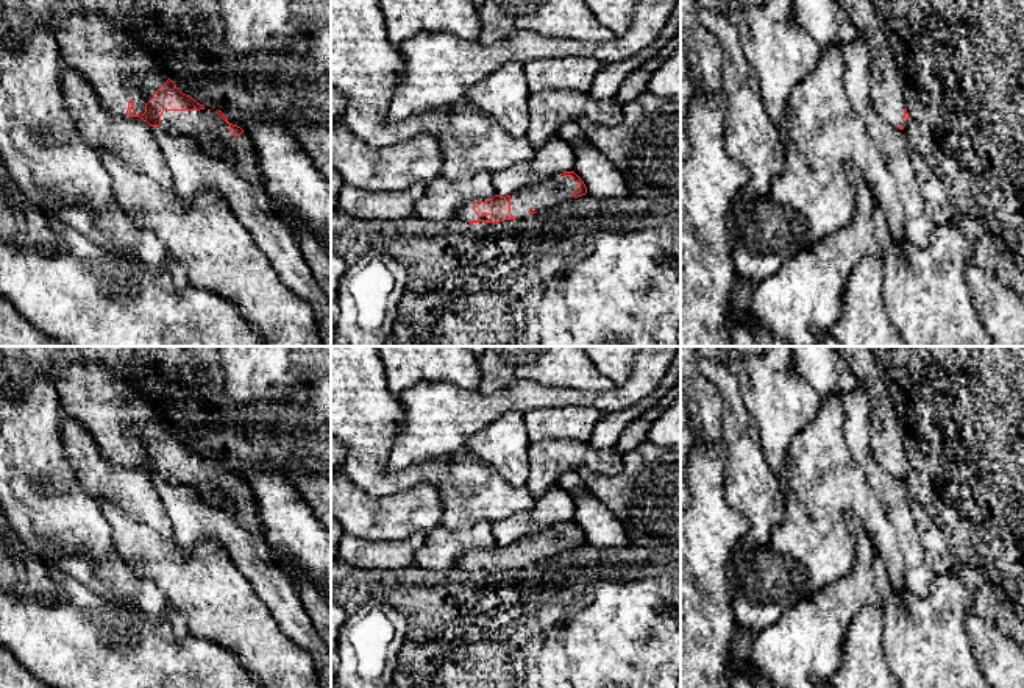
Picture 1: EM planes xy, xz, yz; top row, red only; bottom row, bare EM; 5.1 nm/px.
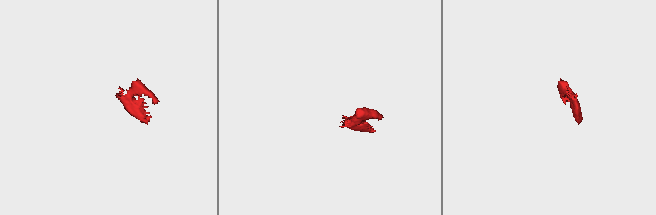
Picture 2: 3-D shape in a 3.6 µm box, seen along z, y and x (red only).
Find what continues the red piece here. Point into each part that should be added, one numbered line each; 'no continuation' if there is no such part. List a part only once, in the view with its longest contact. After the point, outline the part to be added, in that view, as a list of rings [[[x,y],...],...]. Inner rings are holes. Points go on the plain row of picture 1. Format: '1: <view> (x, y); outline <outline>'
1: xy (117, 420); outline [[[62,346],[56,362],[58,378],[55,382],[59,395],[61,413],[83,423],[92,438],[98,443],[100,452],[112,465],[126,465],[128,451],[133,449],[134,463],[144,463],[145,454],[153,448],[153,443],[164,435],[169,424],[159,413],[145,403],[140,396],[131,393],[128,379],[114,381],[112,374],[98,364],[87,364],[72,357]]]
2: xy (205, 478); outline [[[164,460],[159,476],[165,482],[190,488],[206,502],[228,510],[250,532],[264,534],[250,484],[244,481],[240,485],[233,485],[229,474],[215,460]]]

